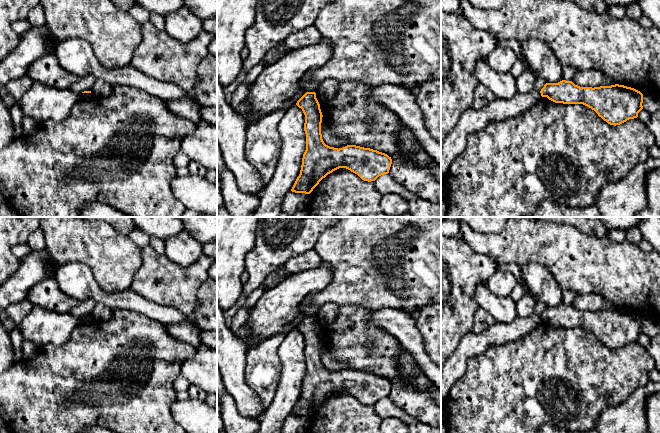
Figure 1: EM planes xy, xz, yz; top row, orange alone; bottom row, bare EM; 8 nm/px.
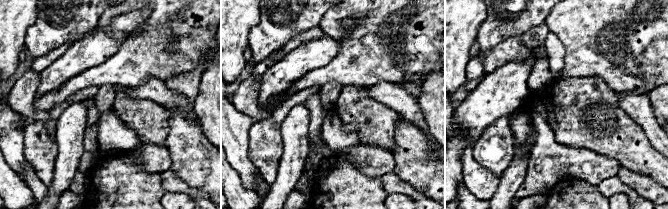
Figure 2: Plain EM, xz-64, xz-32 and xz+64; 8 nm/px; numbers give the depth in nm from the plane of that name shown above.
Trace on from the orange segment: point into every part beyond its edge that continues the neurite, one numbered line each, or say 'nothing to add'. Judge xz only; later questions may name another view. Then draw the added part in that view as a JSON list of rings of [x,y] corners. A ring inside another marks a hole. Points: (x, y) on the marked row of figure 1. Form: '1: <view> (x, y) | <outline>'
nothing to add

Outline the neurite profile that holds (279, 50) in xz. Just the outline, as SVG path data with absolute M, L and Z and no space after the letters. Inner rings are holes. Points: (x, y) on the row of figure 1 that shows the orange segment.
M281 42L277 44L274 48L268 51L268 53L264 56L262 62L263 62L263 68L265 68L268 65L273 64L277 60L279 60L283 55L290 52L291 50L285 47L284 42Z

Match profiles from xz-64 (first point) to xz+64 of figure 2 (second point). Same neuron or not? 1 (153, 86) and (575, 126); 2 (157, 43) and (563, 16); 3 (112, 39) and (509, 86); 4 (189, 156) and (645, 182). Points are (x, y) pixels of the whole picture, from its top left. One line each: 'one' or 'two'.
1: two
2: one
3: one
4: one

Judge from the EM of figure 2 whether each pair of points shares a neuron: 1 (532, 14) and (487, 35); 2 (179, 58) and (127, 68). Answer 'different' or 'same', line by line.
1: same
2: same

